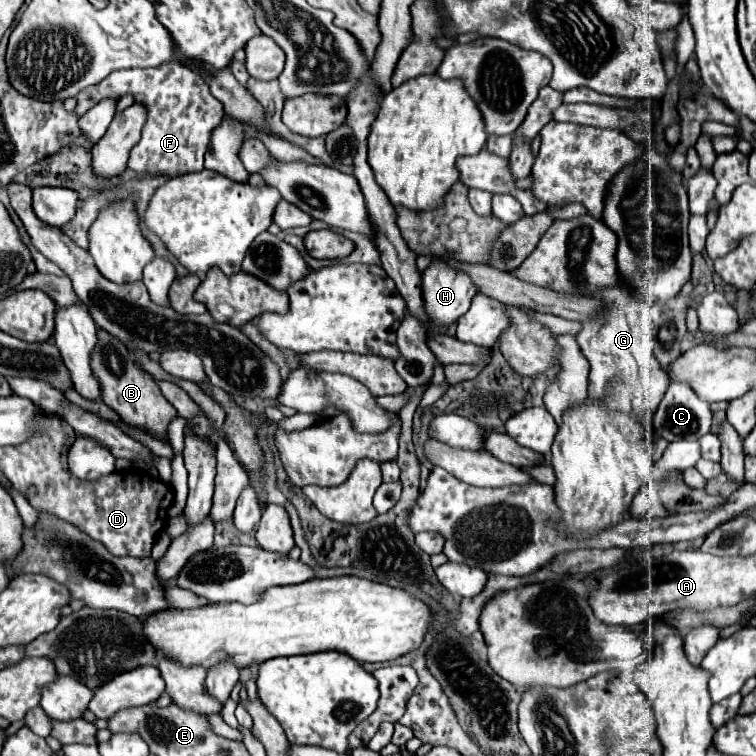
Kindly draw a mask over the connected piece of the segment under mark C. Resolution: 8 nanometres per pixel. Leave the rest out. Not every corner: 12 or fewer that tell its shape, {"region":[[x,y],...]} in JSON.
{"region":[[670,383],[654,427],[666,441],[710,431],[710,405]]}

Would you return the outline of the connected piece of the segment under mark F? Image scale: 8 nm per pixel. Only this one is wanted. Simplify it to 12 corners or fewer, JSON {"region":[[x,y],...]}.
{"region":[[180,63],[122,69],[80,91],[76,113],[132,93],[148,107],[128,167],[204,169],[224,109]]}

